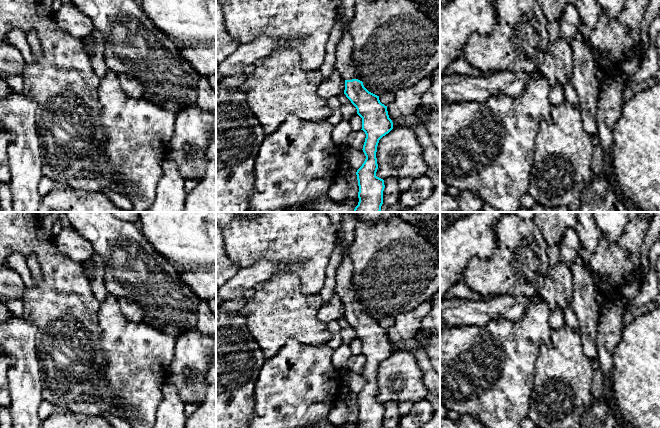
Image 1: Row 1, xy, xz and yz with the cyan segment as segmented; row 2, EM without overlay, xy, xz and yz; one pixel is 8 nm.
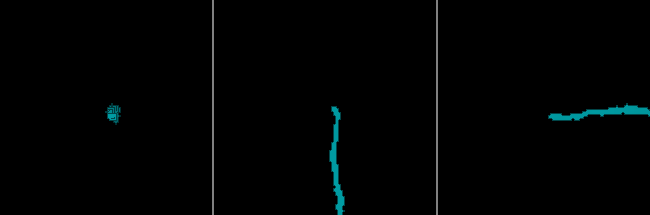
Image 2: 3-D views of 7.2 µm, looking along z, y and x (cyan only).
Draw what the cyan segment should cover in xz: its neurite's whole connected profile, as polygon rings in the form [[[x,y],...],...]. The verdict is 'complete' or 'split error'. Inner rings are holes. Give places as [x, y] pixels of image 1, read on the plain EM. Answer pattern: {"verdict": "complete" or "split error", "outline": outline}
{"verdict": "split error", "outline": [[[342,212],[338,239],[342,244],[342,262],[336,272],[335,292],[345,303],[344,318],[356,331],[362,342],[365,358],[363,376],[366,383],[357,394],[359,410],[358,428],[383,428],[384,404],[376,400],[378,393],[376,376],[379,364],[393,353],[387,330],[382,328],[379,320],[369,316],[363,306],[356,302],[353,284],[353,265],[348,256],[349,247],[355,237],[355,225],[358,218],[350,212]]]}

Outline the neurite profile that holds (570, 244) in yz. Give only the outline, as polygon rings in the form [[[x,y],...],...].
[[[568,228],[559,244],[560,261],[571,269],[581,244],[575,228]]]

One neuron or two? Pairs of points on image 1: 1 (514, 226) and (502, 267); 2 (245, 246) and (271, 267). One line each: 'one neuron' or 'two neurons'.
1: one neuron
2: two neurons

